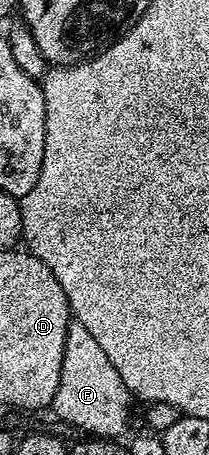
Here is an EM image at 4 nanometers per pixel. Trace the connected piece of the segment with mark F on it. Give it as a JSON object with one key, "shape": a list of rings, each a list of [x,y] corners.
{"shape":[[[70,321],[67,344],[64,347],[63,371],[59,388],[53,399],[51,410],[65,423],[75,426],[85,434],[104,439],[114,439],[123,433],[129,418],[129,404],[133,397],[108,361],[99,342],[82,323]]]}

